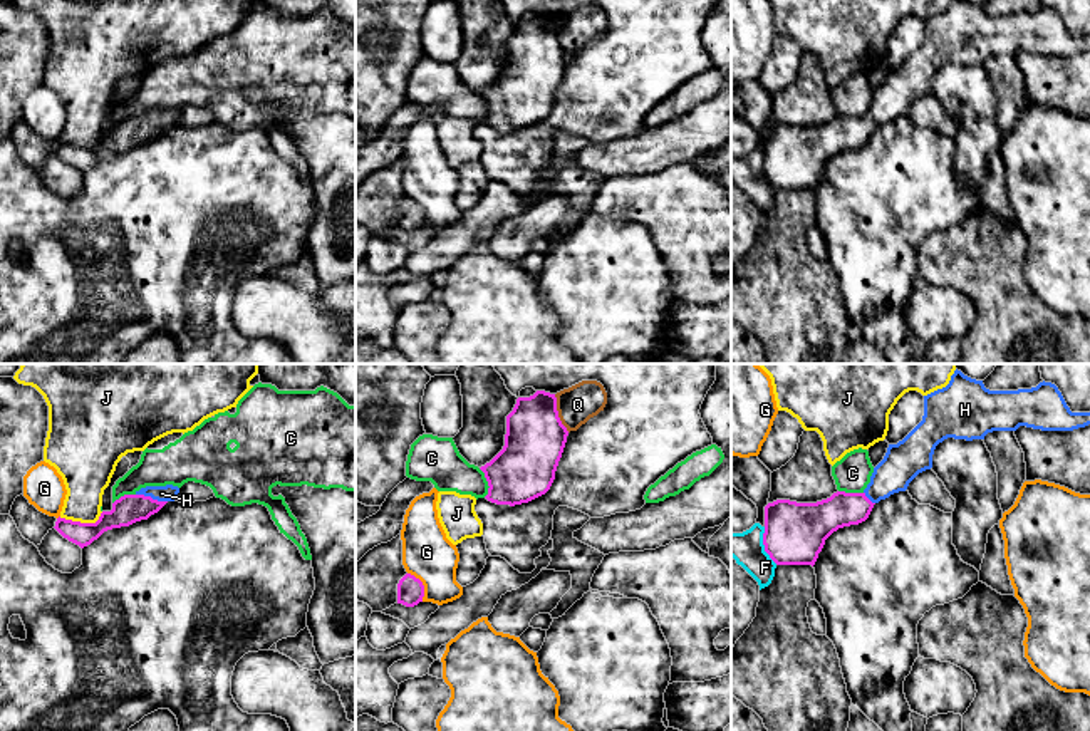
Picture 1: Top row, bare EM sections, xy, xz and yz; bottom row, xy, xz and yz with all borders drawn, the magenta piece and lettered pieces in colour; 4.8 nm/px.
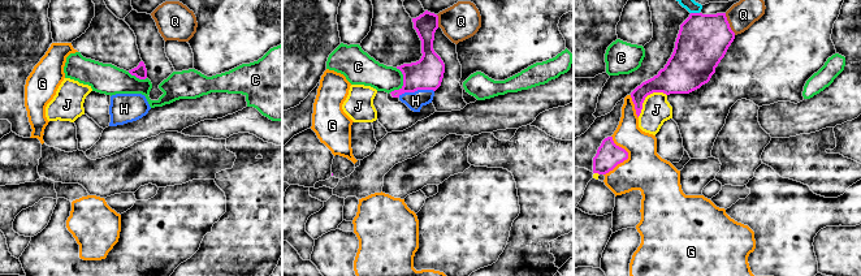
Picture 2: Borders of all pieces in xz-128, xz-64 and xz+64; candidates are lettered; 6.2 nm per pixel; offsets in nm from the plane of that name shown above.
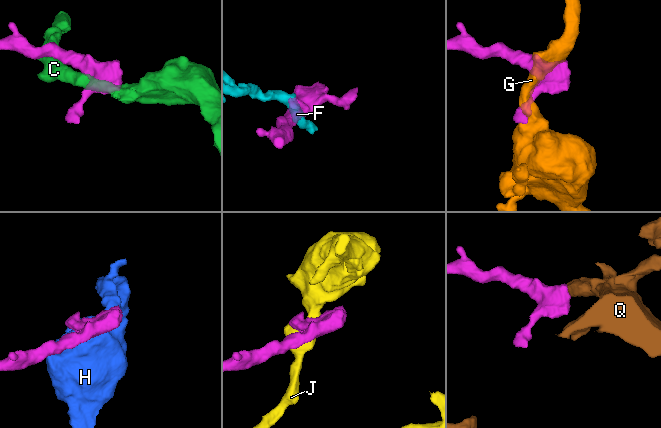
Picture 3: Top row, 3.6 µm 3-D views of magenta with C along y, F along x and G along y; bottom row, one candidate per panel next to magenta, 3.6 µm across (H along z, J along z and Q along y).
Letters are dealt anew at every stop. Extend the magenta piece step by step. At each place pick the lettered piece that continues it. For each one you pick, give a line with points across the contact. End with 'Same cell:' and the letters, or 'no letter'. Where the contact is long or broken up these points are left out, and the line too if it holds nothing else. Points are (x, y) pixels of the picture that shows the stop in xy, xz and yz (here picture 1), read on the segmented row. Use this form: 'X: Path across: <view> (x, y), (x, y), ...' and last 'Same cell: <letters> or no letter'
H: Path across: xy (129, 508), (140, 507), (150, 497), (161, 493)
Same cell: H

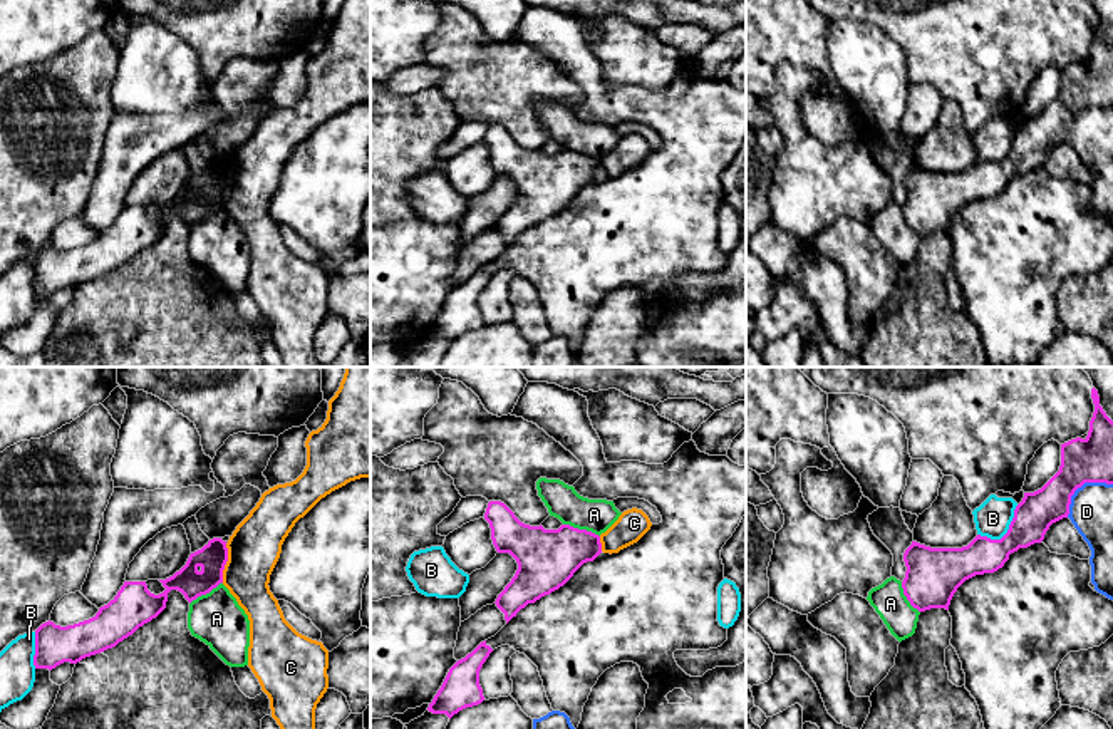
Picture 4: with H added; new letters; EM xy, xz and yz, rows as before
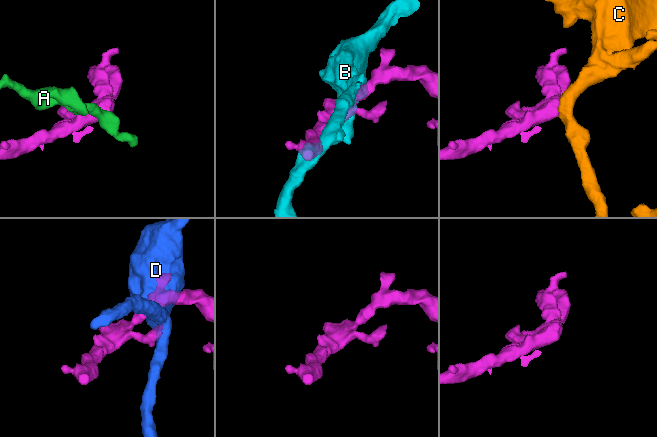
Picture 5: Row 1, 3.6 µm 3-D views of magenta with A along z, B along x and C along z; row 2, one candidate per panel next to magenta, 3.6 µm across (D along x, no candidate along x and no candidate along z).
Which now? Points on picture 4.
Same cell: no letter

